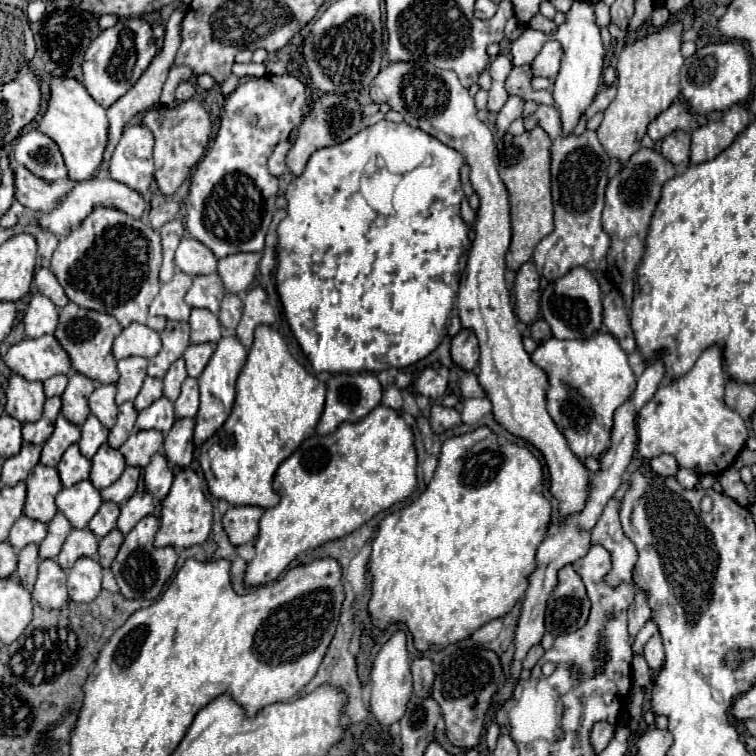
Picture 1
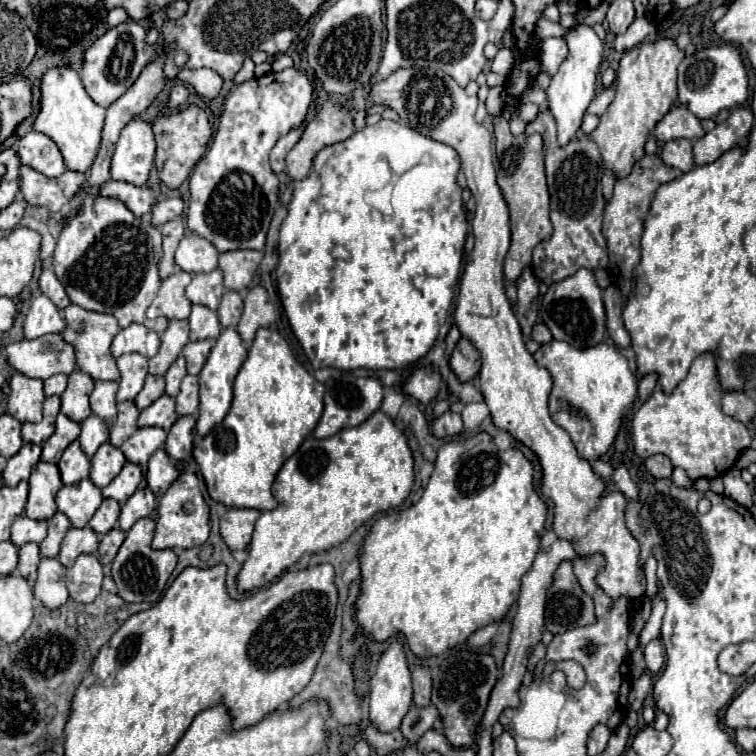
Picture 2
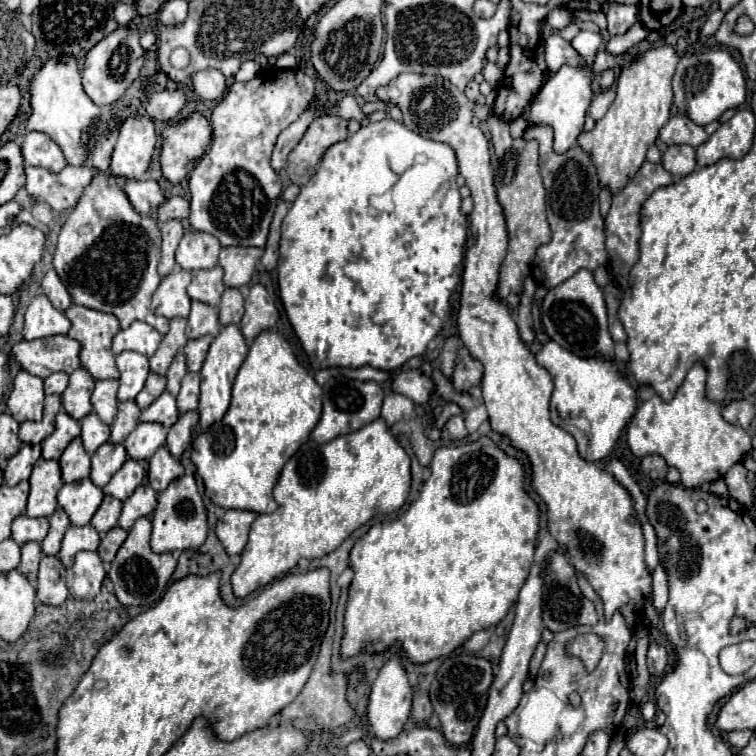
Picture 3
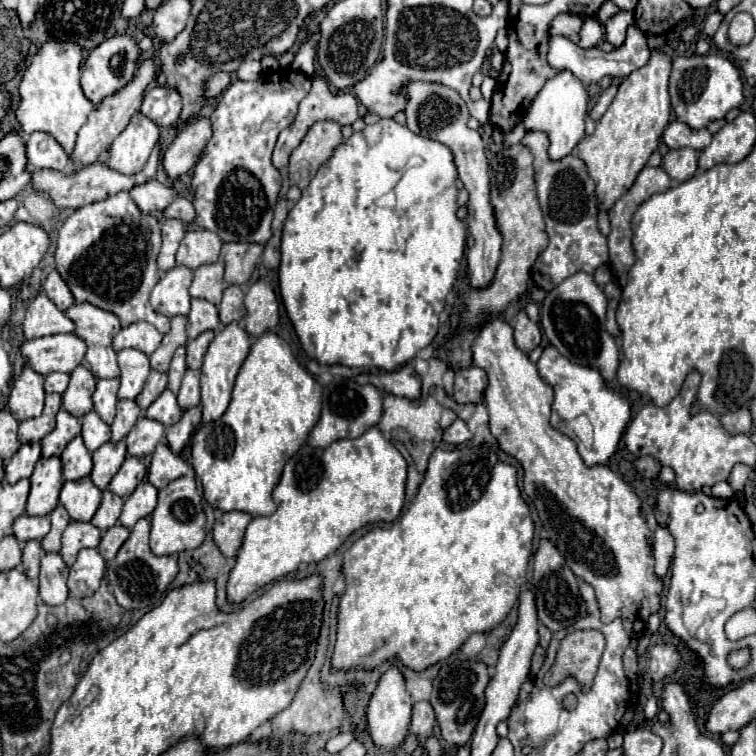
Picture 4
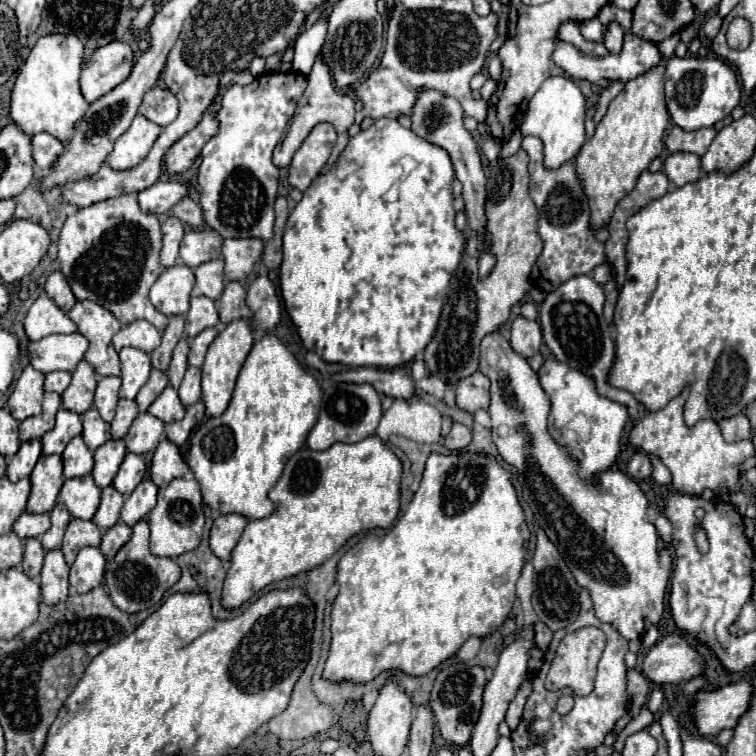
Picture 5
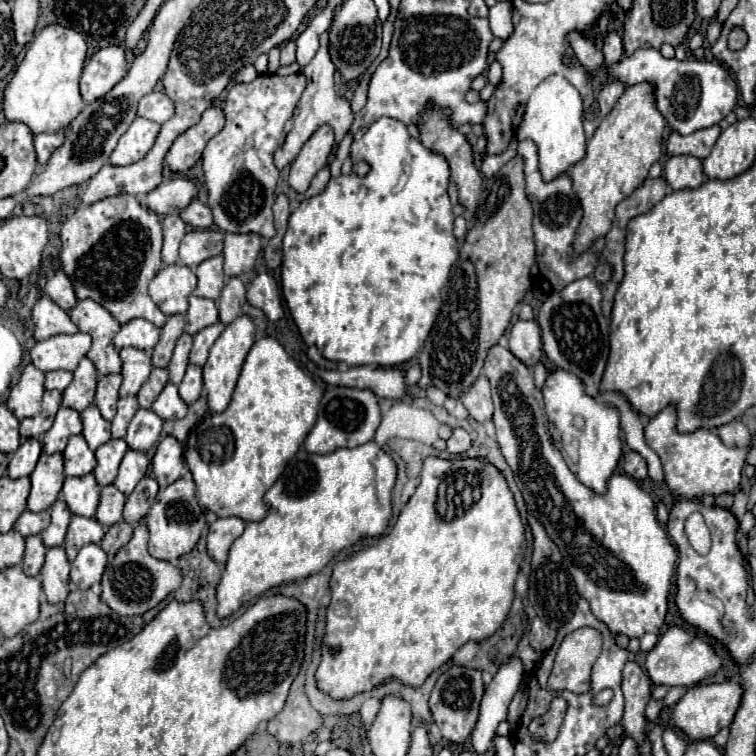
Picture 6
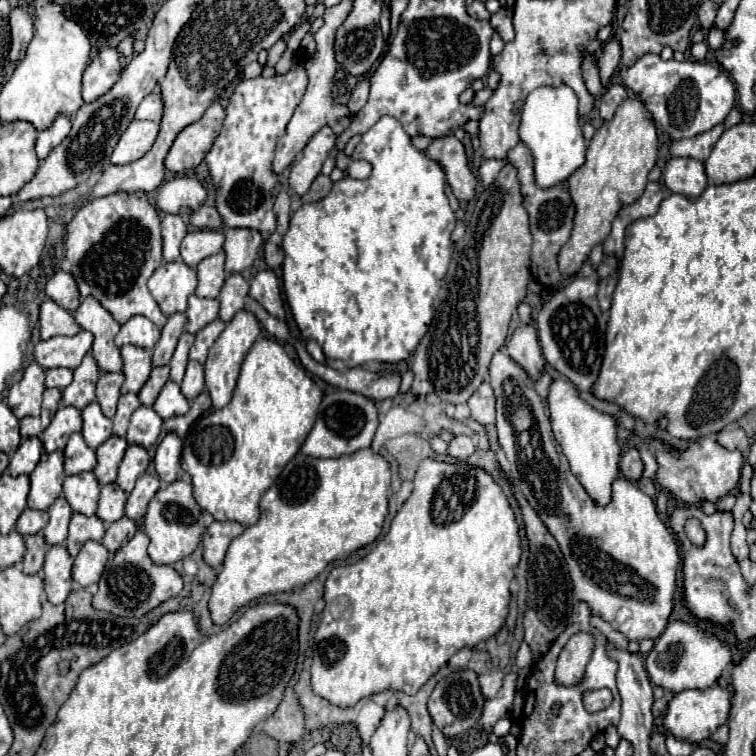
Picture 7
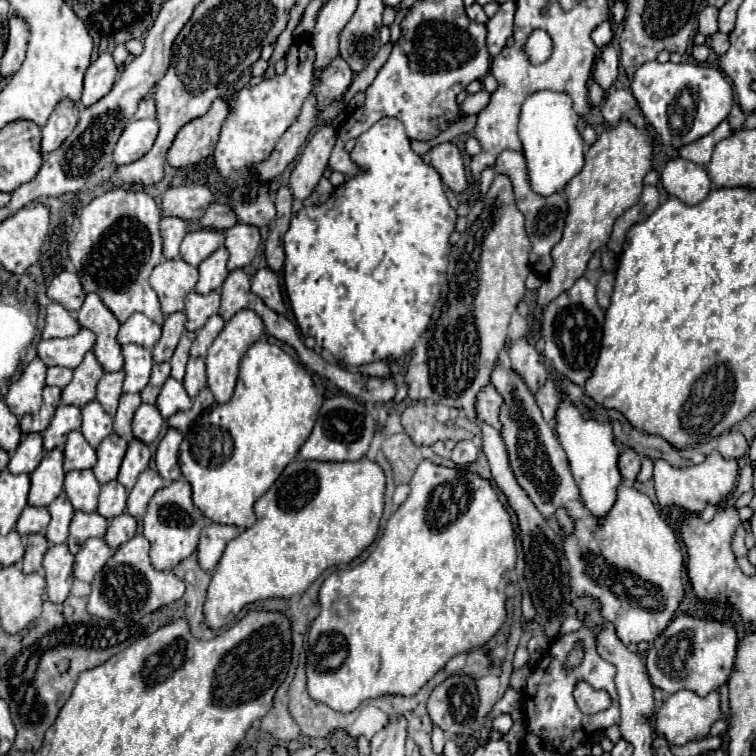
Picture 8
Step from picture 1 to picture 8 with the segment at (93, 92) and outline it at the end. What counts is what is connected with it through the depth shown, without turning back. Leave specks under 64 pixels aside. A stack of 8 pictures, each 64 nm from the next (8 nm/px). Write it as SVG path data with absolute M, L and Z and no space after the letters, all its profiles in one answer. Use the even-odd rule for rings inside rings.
M110 52L100 54L86 70L84 76L84 92L82 92L82 104L84 106L92 106L96 104L100 98L104 98L112 84L116 82L116 74L118 74L118 66L114 64L114 58Z

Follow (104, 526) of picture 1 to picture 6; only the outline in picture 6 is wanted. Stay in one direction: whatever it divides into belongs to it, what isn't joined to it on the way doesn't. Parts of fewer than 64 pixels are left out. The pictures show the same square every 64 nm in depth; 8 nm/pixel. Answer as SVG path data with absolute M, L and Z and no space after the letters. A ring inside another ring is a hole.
M112 484L104 486L102 496L100 496L100 504L96 510L96 520L102 526L112 526L112 524L120 522L124 502L126 502L126 496L116 486L112 486Z

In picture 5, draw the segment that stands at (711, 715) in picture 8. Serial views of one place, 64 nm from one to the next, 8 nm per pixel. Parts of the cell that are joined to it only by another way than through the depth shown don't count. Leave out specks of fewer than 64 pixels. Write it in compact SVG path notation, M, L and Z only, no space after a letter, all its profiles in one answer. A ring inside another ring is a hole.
M748 680L732 682L714 692L698 692L692 716L702 736L716 736L724 728L734 728L752 702L754 684Z

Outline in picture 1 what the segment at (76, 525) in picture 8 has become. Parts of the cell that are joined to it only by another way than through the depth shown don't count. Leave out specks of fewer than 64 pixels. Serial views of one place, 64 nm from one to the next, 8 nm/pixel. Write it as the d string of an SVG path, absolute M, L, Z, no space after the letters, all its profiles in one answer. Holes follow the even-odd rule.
M88 528L72 530L58 554L58 564L62 570L70 570L78 558L84 558L84 556L92 558L96 556L96 552L98 552L98 540Z

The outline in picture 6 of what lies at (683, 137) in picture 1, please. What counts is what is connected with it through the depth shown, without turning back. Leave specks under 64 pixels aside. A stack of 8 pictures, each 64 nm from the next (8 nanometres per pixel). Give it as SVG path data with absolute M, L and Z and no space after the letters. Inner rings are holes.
M672 156L664 166L664 178L674 188L698 188L704 182L702 162L694 156Z

